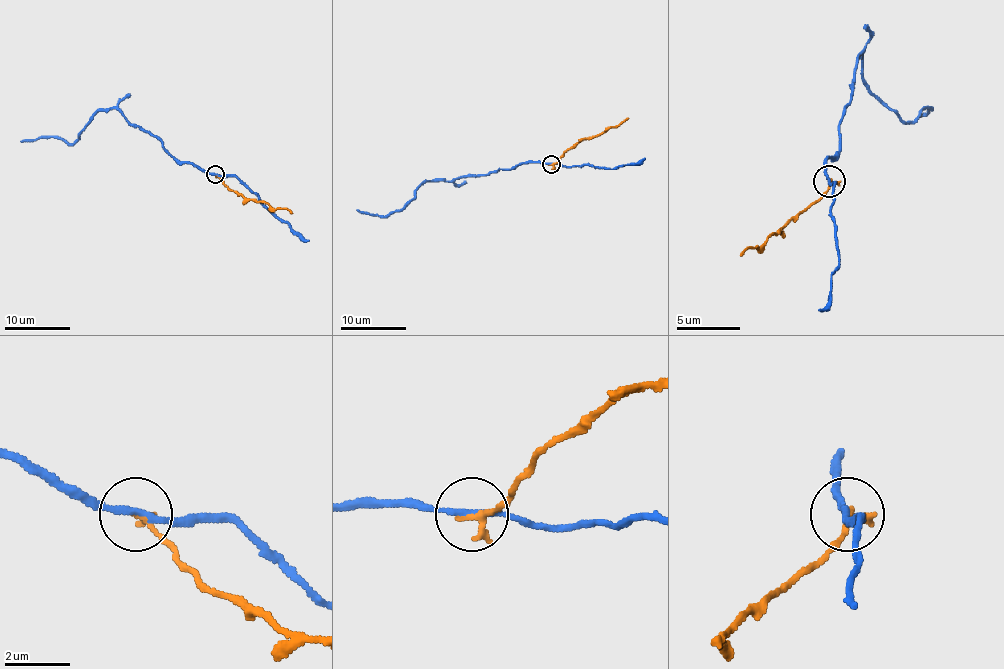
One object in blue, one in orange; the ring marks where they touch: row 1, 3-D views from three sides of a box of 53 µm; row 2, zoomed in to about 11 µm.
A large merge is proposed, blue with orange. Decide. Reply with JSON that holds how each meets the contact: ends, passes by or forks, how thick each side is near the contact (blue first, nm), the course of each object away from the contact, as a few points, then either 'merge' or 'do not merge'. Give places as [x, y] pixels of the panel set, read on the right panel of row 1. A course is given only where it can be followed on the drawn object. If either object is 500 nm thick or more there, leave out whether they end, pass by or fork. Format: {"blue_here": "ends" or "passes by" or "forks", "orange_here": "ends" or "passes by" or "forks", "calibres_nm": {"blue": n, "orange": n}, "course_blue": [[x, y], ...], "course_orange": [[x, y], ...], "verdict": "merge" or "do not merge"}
{"blue_here": "passes by", "orange_here": "ends", "calibres_nm": {"blue": 190, "orange": 260}, "course_blue": [[830, 180], [827, 158], [840, 148], [852, 69], [862, 53], [862, 82], [903, 120], [932, 107], [919, 117]], "course_orange": [[830, 180], [830, 187], [798, 215], [741, 257]], "verdict": "do not merge"}

